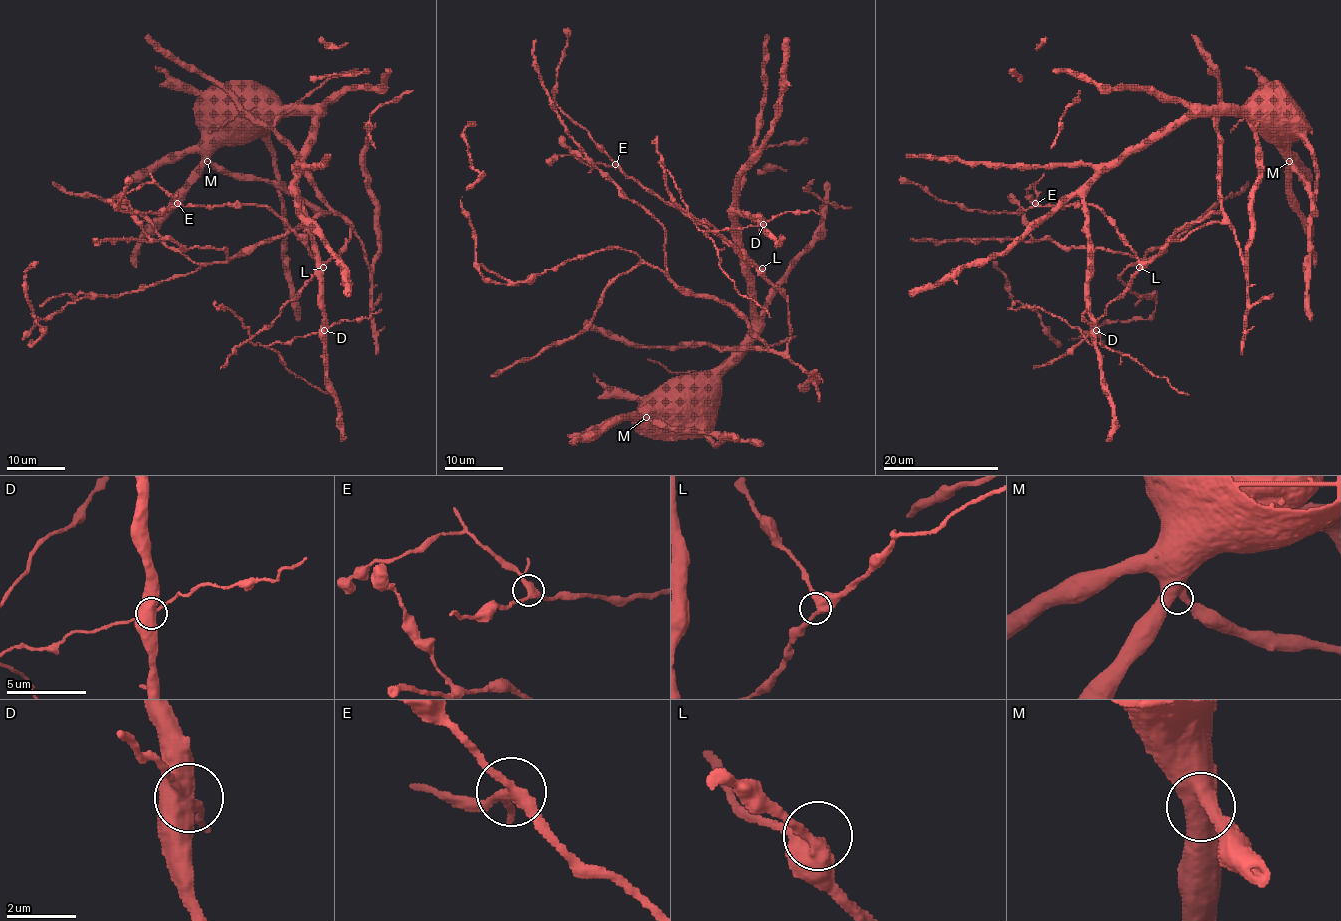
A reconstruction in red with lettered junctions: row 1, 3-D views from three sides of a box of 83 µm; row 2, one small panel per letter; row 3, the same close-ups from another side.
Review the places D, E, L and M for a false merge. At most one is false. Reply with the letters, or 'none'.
D

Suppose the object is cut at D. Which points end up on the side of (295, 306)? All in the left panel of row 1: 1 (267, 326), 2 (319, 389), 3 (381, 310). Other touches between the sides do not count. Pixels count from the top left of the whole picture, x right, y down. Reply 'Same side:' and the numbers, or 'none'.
Same side: 1

